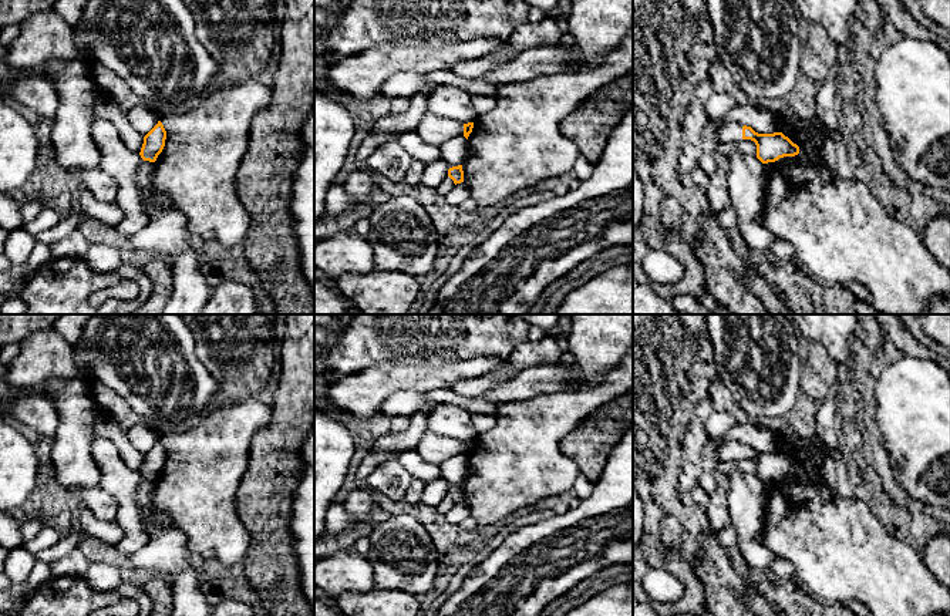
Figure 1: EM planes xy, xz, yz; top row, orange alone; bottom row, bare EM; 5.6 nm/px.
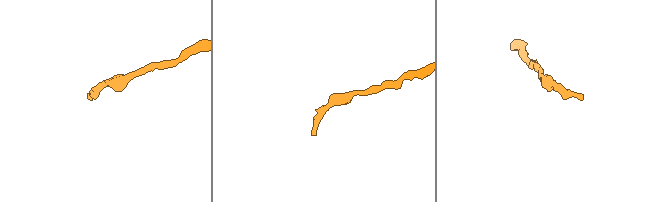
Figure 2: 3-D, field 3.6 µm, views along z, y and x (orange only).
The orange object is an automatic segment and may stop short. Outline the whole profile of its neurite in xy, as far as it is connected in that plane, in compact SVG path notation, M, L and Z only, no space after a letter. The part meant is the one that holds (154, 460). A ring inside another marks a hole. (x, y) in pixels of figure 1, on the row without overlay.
M161 440L144 455L141 467L141 477L144 479L155 481L165 465L166 450Z

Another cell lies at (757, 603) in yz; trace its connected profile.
M747 579L744 603L757 616L776 616L768 600L754 590L754 582L751 582L749 579Z

